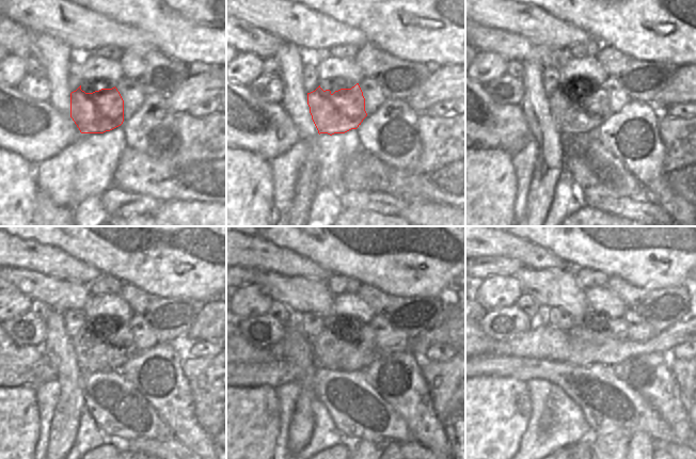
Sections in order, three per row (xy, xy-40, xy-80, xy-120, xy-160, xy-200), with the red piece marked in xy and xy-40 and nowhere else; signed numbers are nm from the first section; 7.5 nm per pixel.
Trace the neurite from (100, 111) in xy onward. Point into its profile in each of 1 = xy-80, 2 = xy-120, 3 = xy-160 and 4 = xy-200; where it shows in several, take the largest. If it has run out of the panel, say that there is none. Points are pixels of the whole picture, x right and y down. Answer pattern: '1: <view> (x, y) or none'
1: xy-80 (573, 115)
2: xy-120 (94, 354)
3: xy-160 (330, 351)
4: xy-200 (601, 325)

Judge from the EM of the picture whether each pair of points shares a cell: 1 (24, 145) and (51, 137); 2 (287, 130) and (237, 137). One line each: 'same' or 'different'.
1: same
2: same

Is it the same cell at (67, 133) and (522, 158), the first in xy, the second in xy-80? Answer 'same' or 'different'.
different

